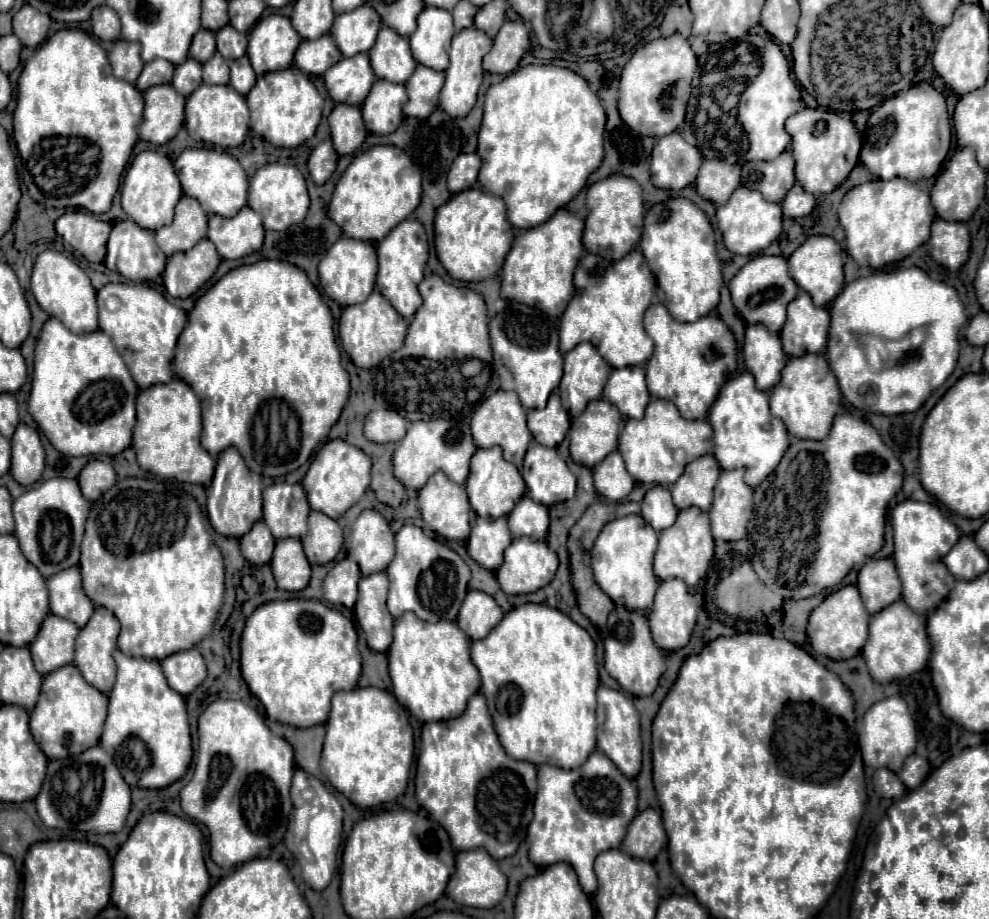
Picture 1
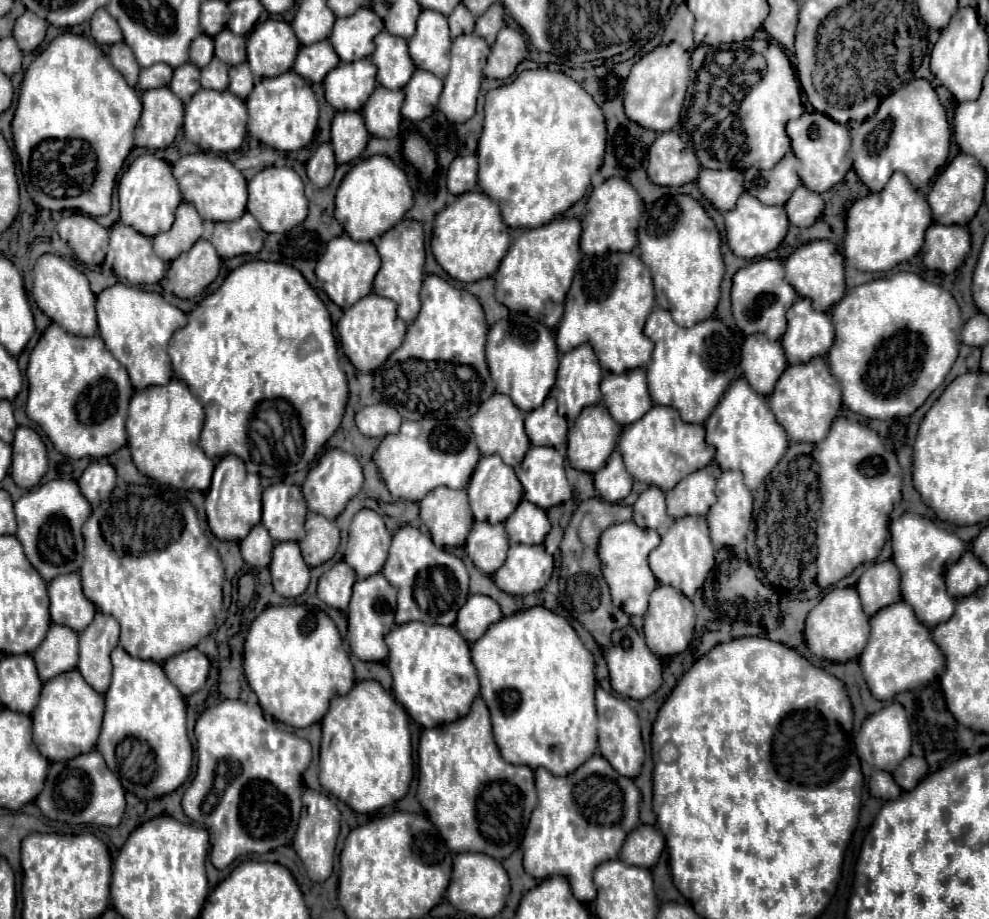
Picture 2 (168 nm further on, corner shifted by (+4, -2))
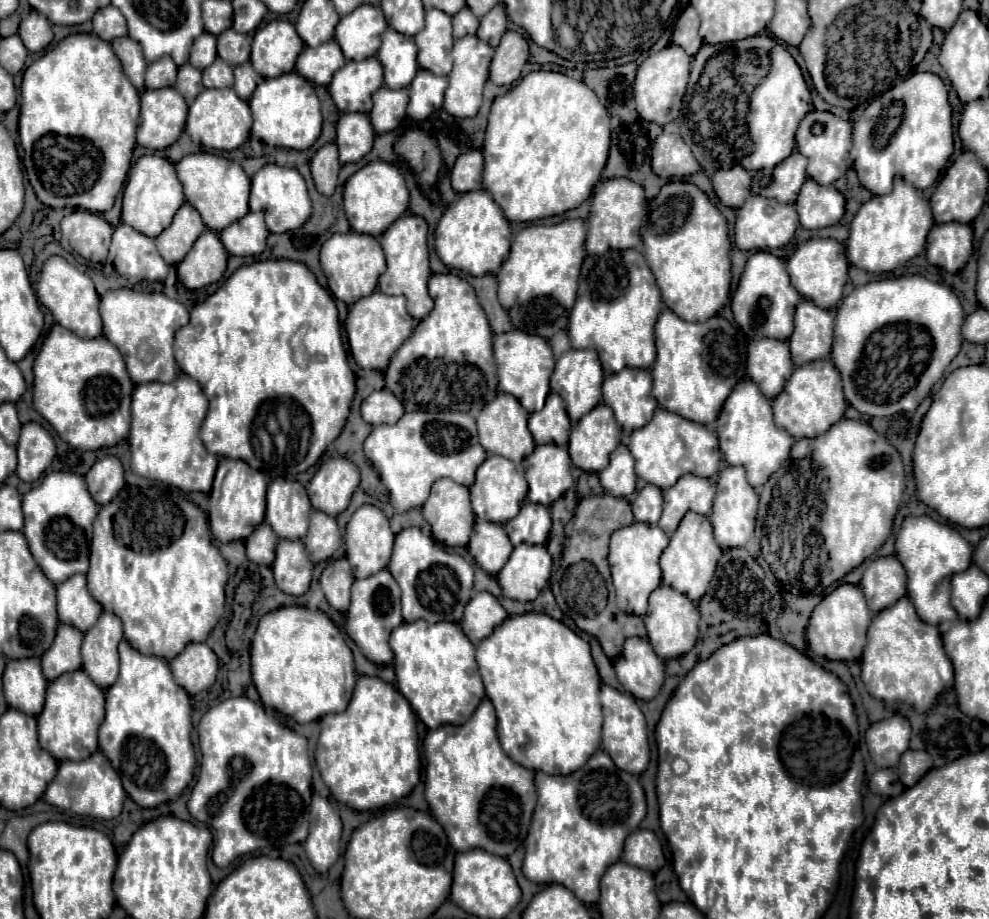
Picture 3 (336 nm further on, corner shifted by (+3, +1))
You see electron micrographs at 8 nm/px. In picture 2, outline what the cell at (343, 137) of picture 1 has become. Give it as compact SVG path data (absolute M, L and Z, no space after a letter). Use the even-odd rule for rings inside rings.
M341 111L333 117L331 145L335 149L337 163L349 163L357 159L369 141L365 121L357 111Z

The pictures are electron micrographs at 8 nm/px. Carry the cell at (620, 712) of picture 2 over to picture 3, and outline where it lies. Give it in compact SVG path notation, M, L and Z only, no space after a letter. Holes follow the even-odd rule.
M602 686L600 690L602 714L604 714L604 730L602 730L602 750L618 764L618 768L630 774L642 774L650 762L650 746L646 736L646 720L640 712L634 696L628 692L618 692L612 686Z

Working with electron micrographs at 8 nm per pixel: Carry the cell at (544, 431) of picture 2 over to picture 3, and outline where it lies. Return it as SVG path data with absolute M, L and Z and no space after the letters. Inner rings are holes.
M548 394L546 406L540 412L530 414L528 424L536 444L552 442L558 446L566 446L566 440L570 436L570 420L566 416L564 402L558 394Z

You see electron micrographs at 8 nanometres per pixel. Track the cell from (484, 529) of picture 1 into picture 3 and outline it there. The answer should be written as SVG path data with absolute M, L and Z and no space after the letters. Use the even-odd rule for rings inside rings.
M478 520L468 542L468 552L476 558L484 572L496 576L502 570L502 564L506 564L512 552L512 544L502 524Z

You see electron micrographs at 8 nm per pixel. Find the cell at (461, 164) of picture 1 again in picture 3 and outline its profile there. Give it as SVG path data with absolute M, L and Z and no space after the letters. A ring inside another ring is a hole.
M470 150L460 154L452 168L452 188L456 192L470 192L482 186L482 152Z

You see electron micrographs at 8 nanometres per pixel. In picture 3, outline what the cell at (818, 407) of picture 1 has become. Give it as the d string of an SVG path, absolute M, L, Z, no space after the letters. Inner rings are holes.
M814 360L810 364L794 368L792 376L784 384L784 390L772 400L772 410L774 422L794 438L816 438L824 434L830 424L842 420L846 410L842 382L834 364L830 360Z

